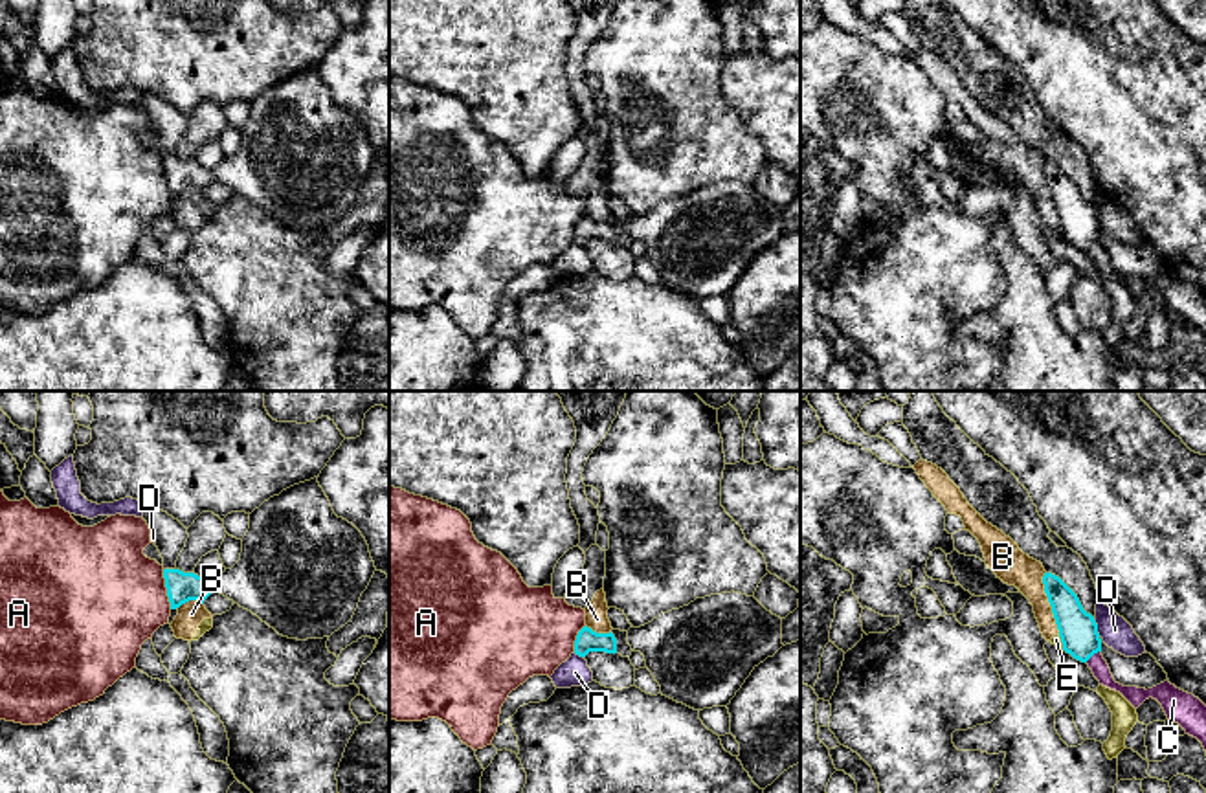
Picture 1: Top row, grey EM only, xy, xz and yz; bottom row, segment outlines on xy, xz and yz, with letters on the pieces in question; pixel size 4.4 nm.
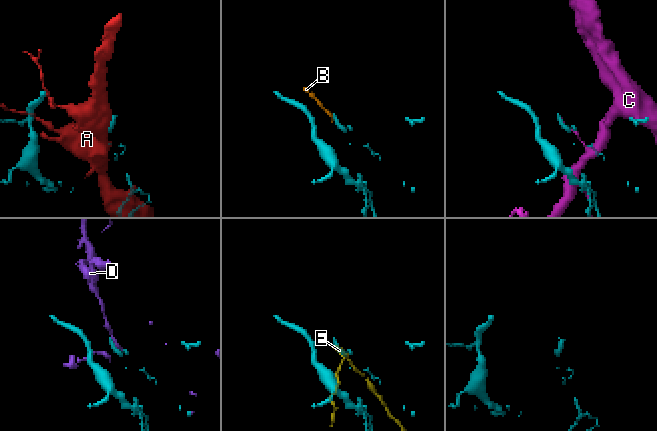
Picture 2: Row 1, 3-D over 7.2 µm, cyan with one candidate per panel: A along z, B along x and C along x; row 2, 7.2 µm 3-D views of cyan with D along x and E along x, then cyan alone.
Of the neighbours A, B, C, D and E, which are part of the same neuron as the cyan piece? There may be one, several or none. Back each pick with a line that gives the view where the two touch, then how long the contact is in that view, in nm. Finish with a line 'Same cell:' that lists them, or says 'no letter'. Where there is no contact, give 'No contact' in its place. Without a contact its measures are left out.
Same cell: no letter

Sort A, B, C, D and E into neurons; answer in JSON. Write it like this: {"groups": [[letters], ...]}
{"groups": [["A"], ["B", "E"], ["C"], ["D"]]}

